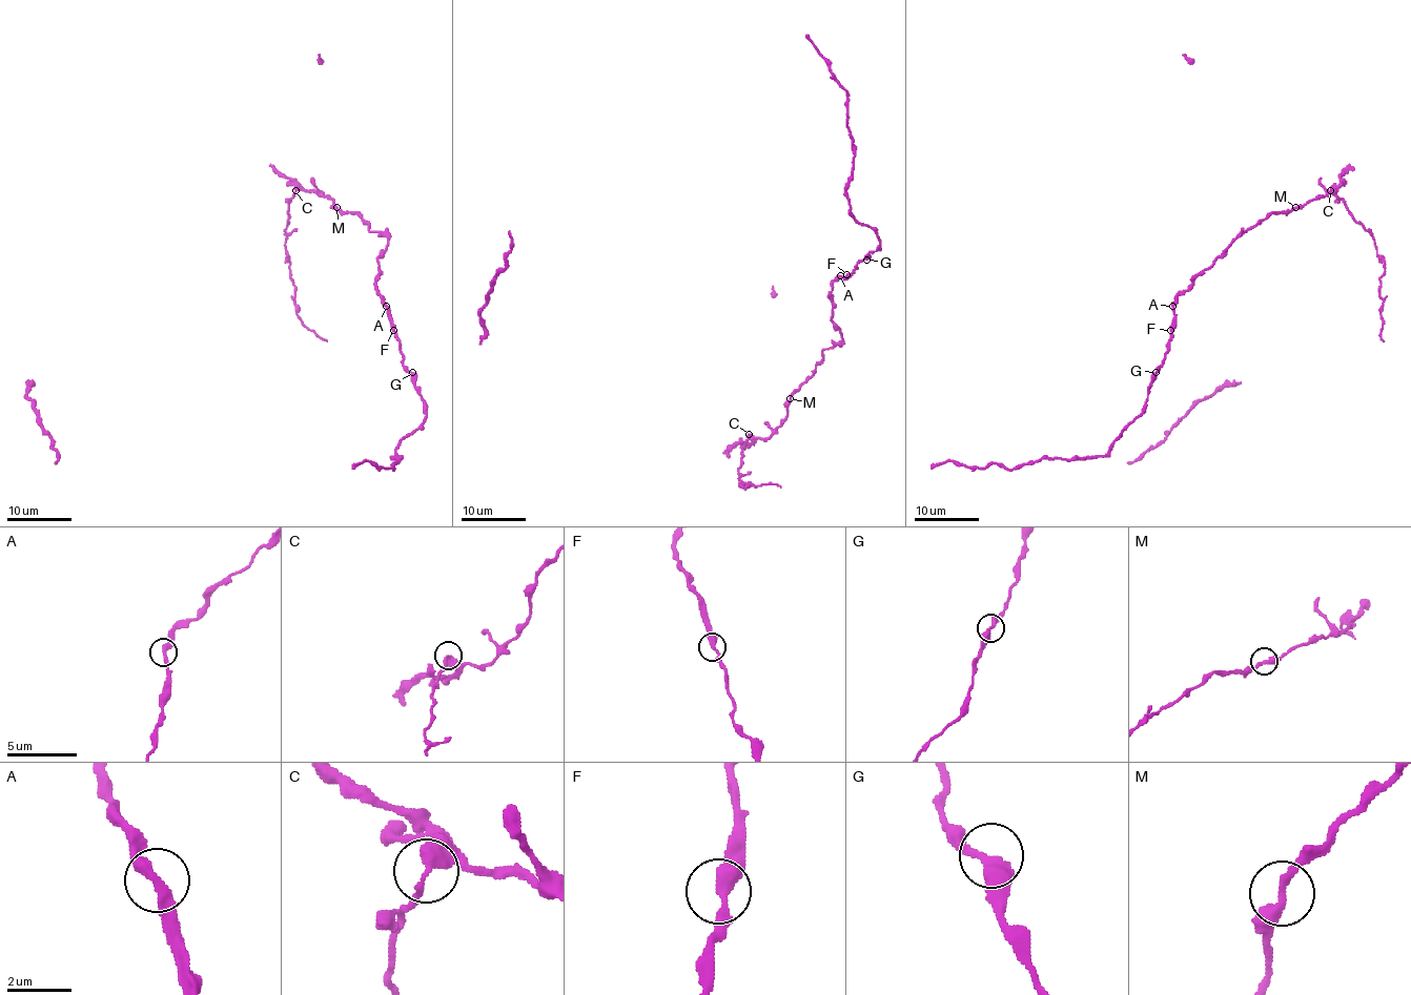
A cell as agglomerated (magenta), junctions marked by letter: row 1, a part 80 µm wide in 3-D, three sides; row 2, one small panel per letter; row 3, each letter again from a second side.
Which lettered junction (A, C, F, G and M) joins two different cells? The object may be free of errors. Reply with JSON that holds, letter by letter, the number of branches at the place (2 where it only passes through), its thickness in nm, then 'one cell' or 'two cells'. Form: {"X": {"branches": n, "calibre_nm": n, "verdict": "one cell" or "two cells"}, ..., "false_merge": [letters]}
{"A": {"branches": 2, "calibre_nm": 320, "verdict": "one cell"}, "C": {"branches": 2, "calibre_nm": 380, "verdict": "two cells"}, "F": {"branches": 2, "calibre_nm": 320, "verdict": "one cell"}, "G": {"branches": 2, "calibre_nm": 400, "verdict": "one cell"}, "M": {"branches": 2, "calibre_nm": 280, "verdict": "one cell"}, "false_merge": ["C"]}

